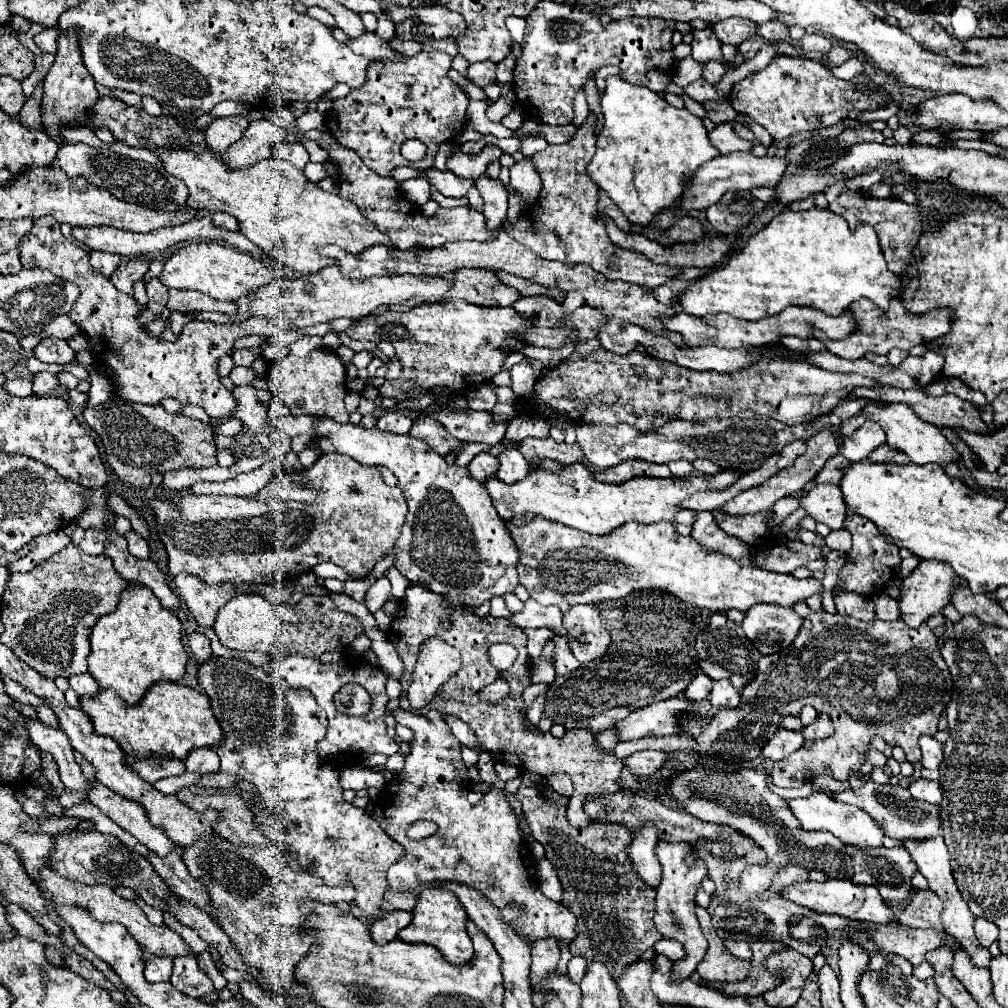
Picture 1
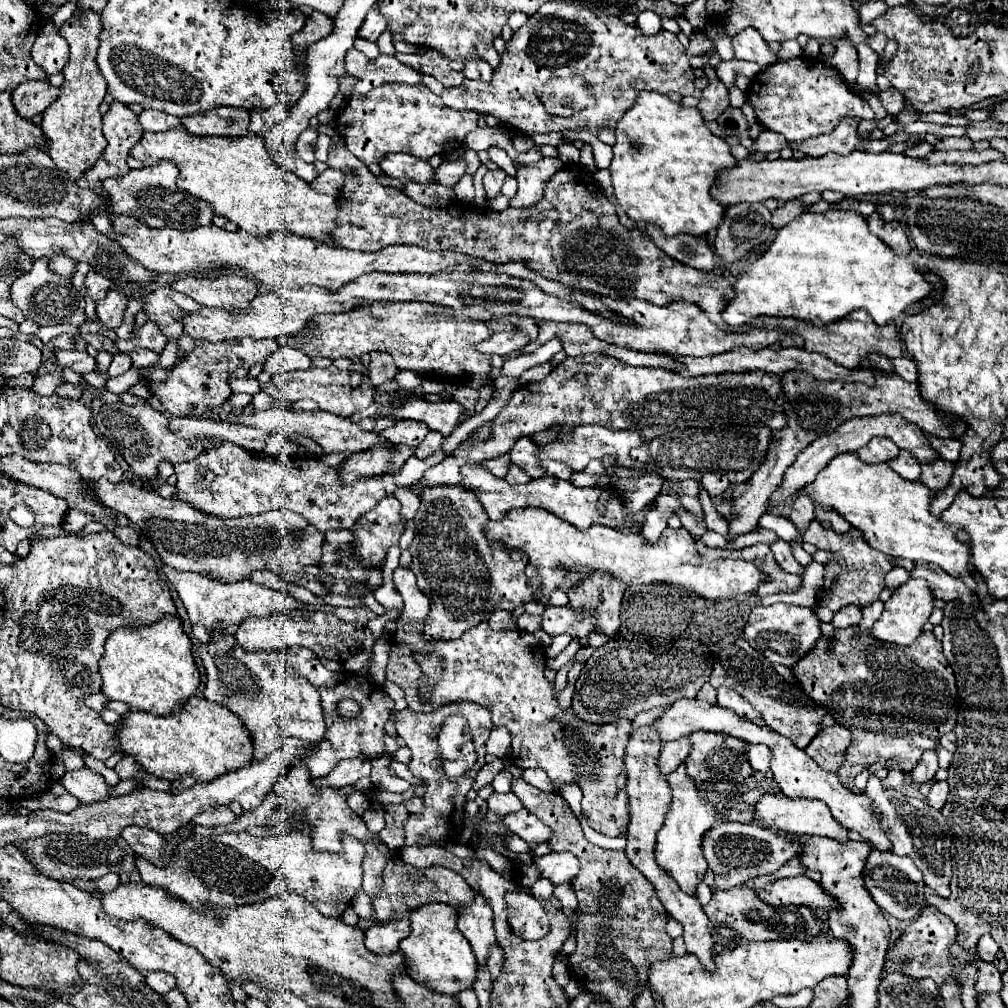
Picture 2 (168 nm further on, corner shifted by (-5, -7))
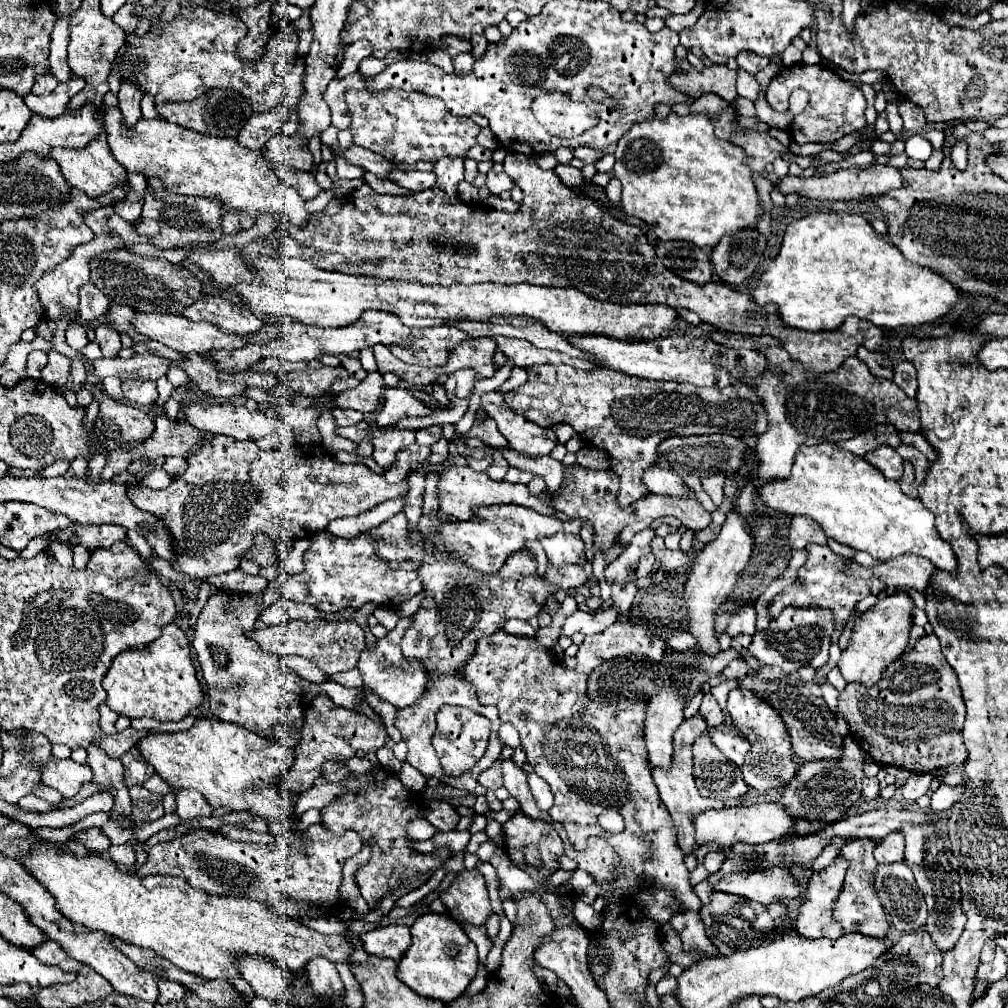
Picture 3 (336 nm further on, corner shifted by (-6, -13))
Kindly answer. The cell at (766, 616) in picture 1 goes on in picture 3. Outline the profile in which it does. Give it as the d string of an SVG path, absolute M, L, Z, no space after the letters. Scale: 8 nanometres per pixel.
M786 606L778 618L770 622L770 626L758 634L754 634L750 644L750 654L766 666L778 666L784 672L794 672L802 666L820 668L828 662L830 636L834 632L834 616L828 608L800 608Z

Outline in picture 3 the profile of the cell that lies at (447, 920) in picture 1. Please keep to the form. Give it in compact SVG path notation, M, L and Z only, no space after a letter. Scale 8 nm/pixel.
M422 914L410 928L412 944L404 958L398 962L398 978L414 992L442 1000L444 1004L454 1002L472 982L478 970L476 944L464 934L464 930L446 914Z

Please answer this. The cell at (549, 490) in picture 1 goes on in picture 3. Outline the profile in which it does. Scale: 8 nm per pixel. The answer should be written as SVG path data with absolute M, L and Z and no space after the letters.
M450 466L450 468L440 470L436 492L438 492L438 510L456 520L470 520L470 518L474 518L474 508L492 506L492 504L518 504L518 506L532 508L532 510L536 510L540 514L548 514L548 516L554 512L552 498L534 496L528 490L528 486L524 486L524 484L510 484L506 480L496 482L486 472L476 472L470 466L464 466L464 468Z

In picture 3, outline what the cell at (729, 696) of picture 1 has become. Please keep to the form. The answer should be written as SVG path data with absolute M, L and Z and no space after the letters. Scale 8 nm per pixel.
M748 688L730 690L728 712L734 720L734 726L750 742L750 756L746 758L746 762L742 766L744 782L754 790L772 790L772 788L782 788L782 786L790 784L792 778L796 776L796 770L800 768L800 764L798 764L798 760L794 760L792 742L790 742L782 716L766 700L752 694L752 690L748 690Z

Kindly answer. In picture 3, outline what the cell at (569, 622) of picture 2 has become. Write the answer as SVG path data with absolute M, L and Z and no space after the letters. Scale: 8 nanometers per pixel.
M610 606L602 612L584 612L584 610L578 610L574 612L572 616L566 618L566 624L562 626L562 634L564 636L572 636L576 632L584 634L584 636L590 636L590 634L600 634L602 630L606 630L610 624L614 624L618 620L618 608L616 606Z

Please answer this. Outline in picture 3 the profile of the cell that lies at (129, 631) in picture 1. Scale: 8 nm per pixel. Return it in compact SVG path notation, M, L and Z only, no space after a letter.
M172 622L164 626L162 636L144 650L118 654L106 672L102 686L108 694L106 704L126 718L154 718L154 720L182 720L204 700L202 686L196 678L196 668L190 660L190 642L186 634Z

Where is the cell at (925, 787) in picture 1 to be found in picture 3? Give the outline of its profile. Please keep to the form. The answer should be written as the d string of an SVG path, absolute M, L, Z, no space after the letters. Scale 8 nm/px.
M940 784L940 788L932 794L932 812L944 812L950 810L962 796L962 786L946 786Z

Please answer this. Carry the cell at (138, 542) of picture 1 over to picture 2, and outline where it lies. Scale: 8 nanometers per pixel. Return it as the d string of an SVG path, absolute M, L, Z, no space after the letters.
M129 526L115 528L115 536L117 536L123 544L127 544L127 546L139 546L139 536L137 536L137 532L135 532L133 528L129 528Z

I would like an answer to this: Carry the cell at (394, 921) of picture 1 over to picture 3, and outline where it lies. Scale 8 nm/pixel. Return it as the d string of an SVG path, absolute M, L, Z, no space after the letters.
M404 924L380 926L362 936L364 950L378 958L400 960L410 946L410 928Z

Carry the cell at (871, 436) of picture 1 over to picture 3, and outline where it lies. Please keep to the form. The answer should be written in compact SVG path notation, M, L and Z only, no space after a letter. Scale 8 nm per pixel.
M880 446L864 456L872 466L876 466L886 478L900 480L902 478L902 458L900 454L890 446Z

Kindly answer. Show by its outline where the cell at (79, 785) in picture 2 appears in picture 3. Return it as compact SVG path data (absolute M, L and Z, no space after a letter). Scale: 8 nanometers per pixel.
M52 756L38 772L40 772L40 782L58 790L64 798L76 796L80 786L92 780L92 770L88 770L88 766L84 764L74 762L72 758L58 760Z

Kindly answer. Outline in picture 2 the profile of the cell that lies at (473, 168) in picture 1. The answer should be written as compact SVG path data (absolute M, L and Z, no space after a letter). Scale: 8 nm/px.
M461 156L461 158L453 160L453 162L447 162L447 160L445 160L445 162L435 170L435 178L437 178L439 184L453 188L453 186L461 180L461 176L463 176L465 172L467 172L467 164L465 164L465 158Z

